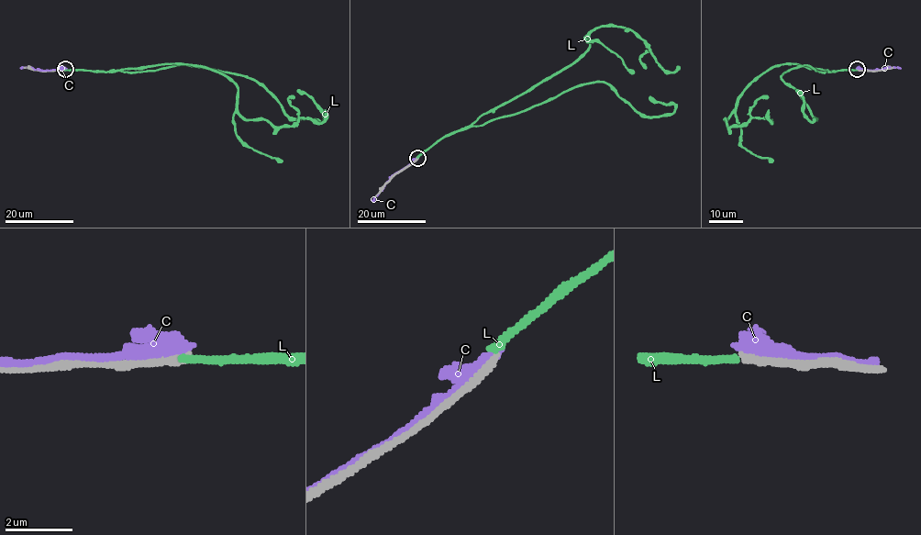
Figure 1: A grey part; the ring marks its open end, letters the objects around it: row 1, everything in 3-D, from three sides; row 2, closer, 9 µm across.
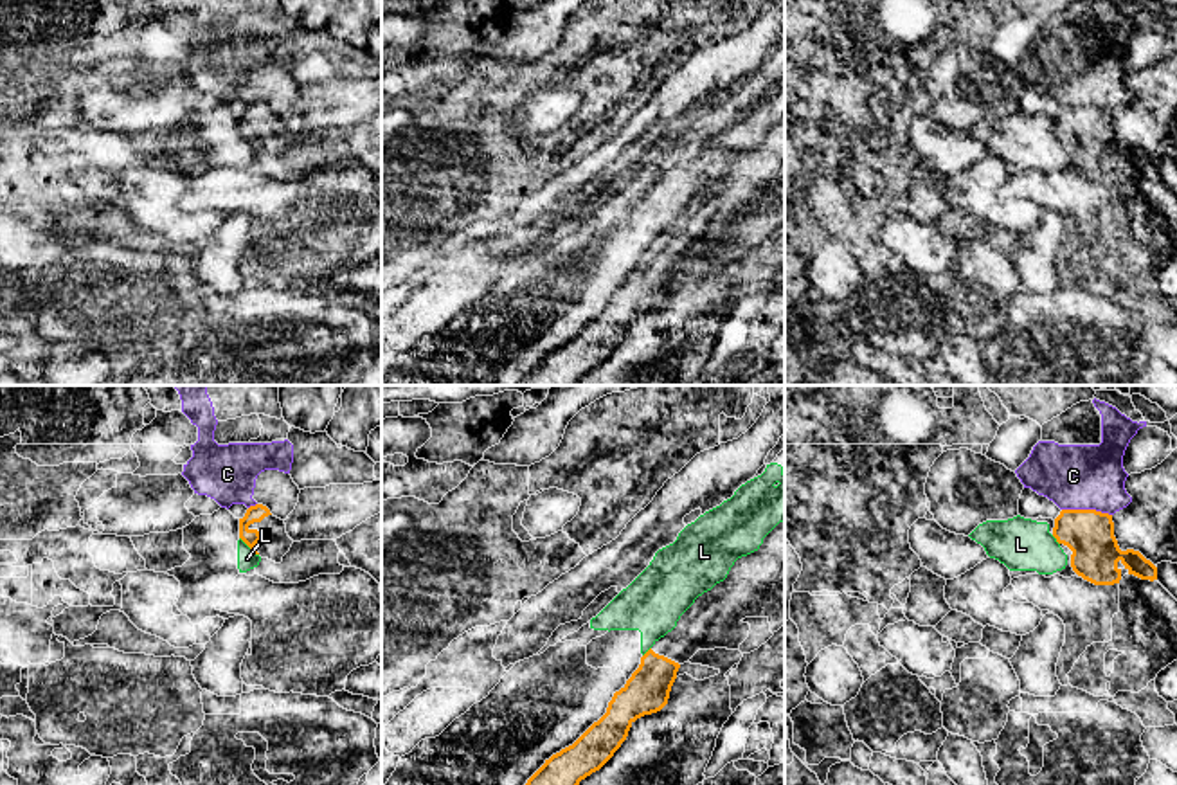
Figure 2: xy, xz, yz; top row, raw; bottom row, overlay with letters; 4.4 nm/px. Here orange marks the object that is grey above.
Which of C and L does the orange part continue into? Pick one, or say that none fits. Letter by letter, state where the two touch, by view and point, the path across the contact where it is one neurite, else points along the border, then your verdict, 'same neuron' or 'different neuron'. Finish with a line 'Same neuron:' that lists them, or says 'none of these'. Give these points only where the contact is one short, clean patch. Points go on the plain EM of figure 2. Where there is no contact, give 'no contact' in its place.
C: meets orange in yz at (1087, 107); different neuron
L: meets orange in xy at (249, 143); border along xy (240, 134), (258, 152); different neuron
Same neuron: none of these

